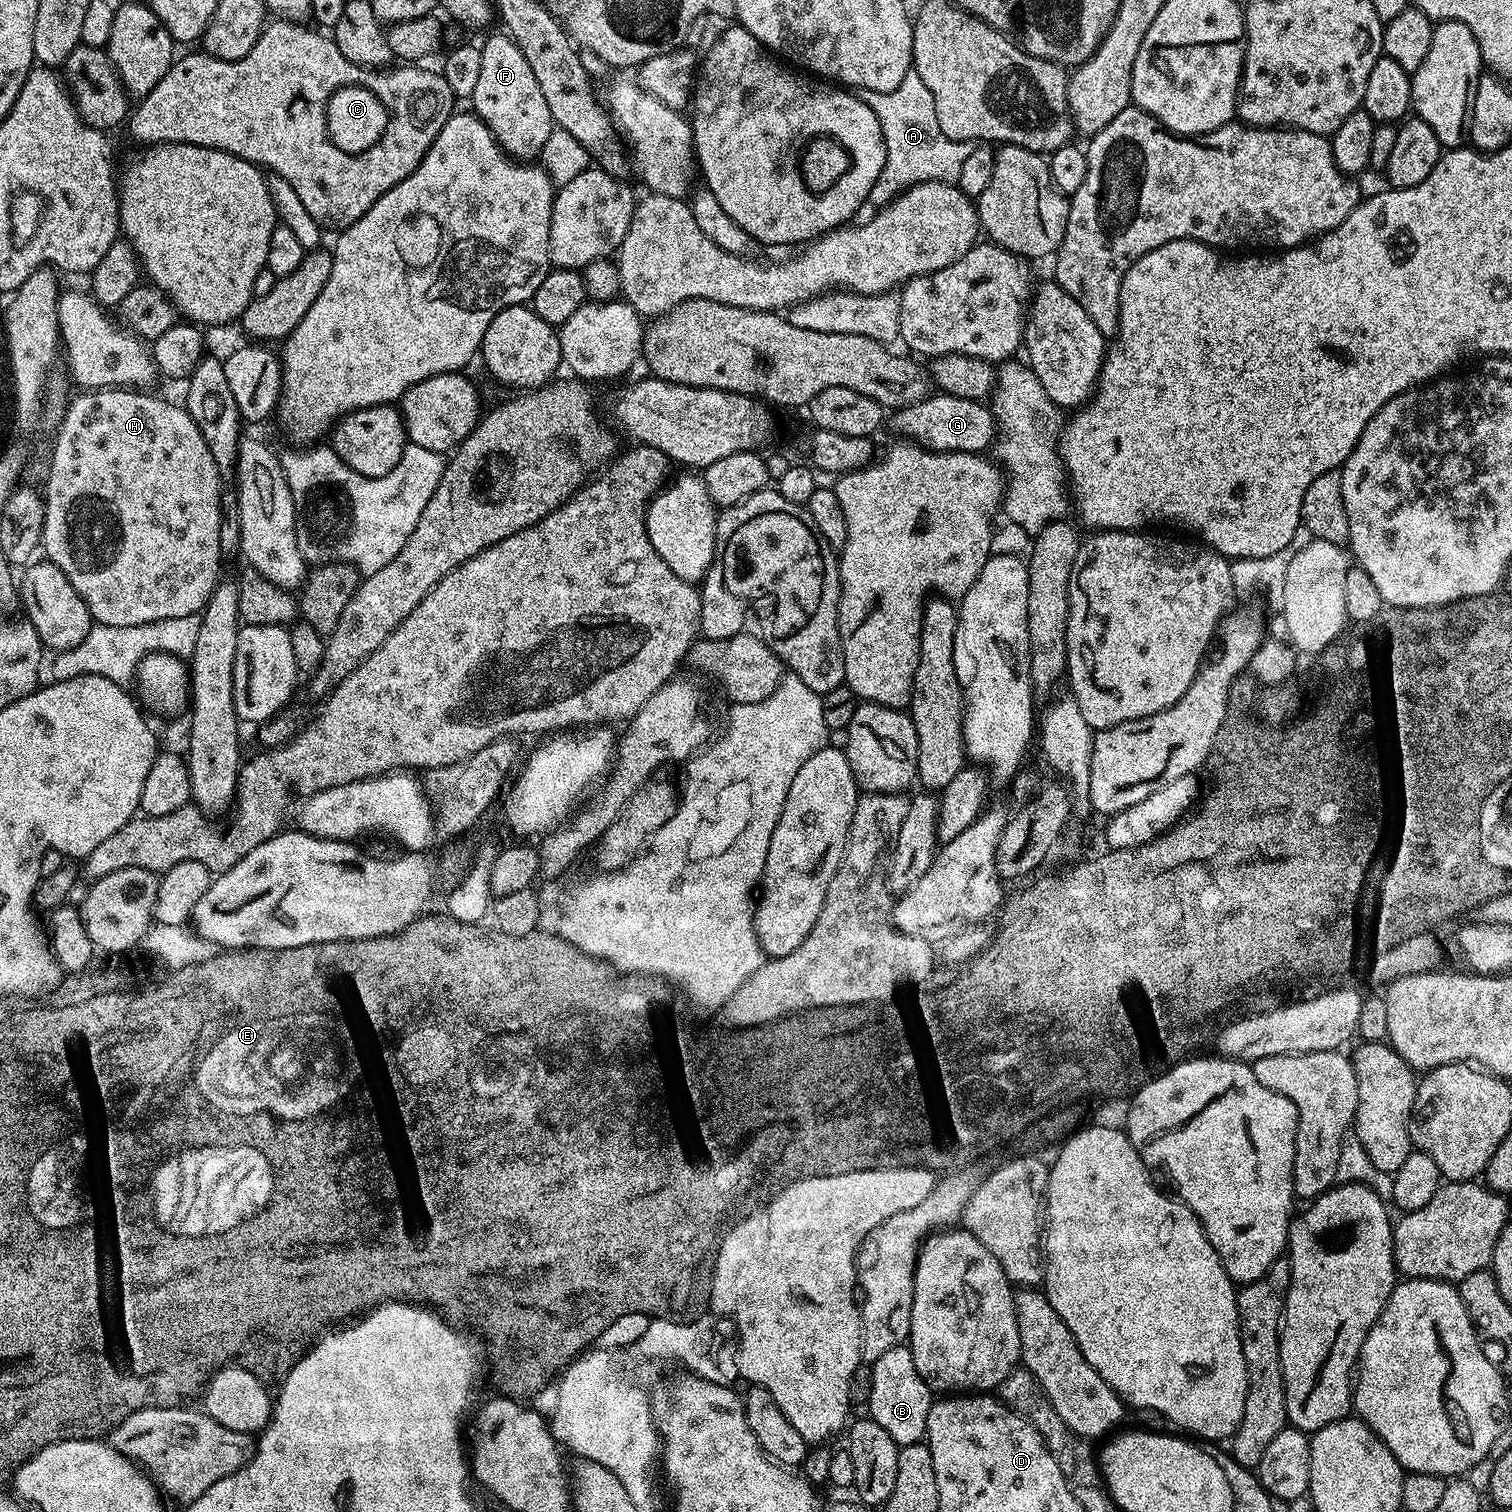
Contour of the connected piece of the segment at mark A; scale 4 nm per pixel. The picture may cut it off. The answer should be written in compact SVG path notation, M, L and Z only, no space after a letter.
M915 70L902 78L902 86L889 92L864 92L862 98L870 110L874 110L882 126L882 138L886 142L884 169L872 187L870 200L873 205L889 204L911 184L921 184L927 180L958 180L973 145L967 140L951 140L942 134L942 126L938 126L934 110L934 94L926 90L926 82L918 78Z

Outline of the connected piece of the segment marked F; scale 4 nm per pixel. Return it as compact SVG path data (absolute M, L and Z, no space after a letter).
M507 33L492 34L481 43L476 83L470 101L473 113L488 126L501 148L520 162L537 159L554 129L554 121L530 64Z

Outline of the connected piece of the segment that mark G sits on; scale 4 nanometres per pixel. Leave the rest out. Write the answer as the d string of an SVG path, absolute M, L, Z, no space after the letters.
M932 394L919 400L917 404L897 408L891 413L890 424L891 420L893 430L901 432L905 441L919 444L921 448L928 448L931 452L982 454L993 447L998 435L996 418L987 403L947 394Z

